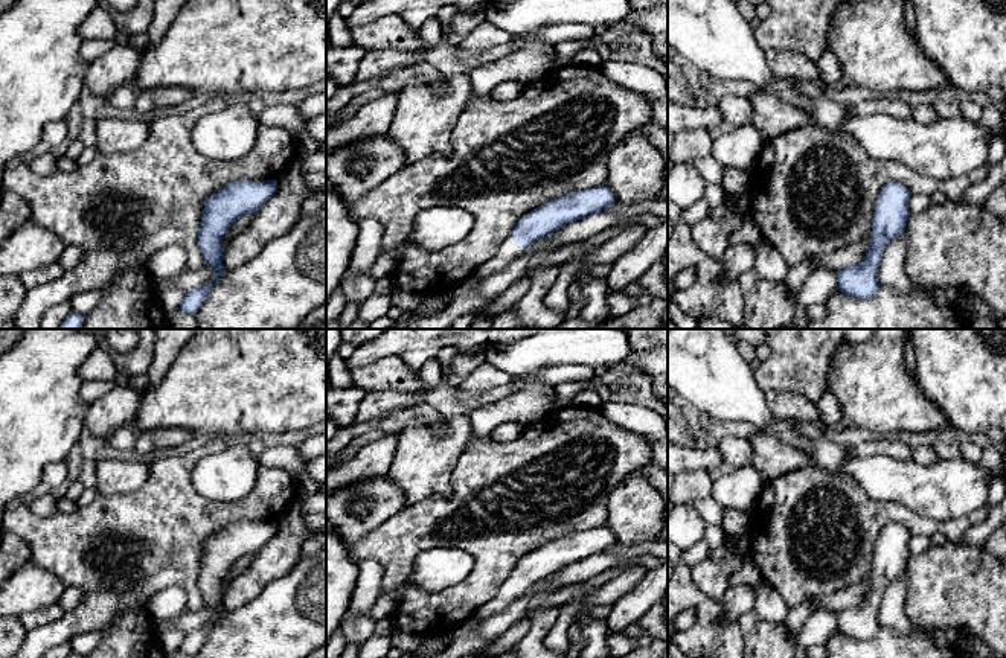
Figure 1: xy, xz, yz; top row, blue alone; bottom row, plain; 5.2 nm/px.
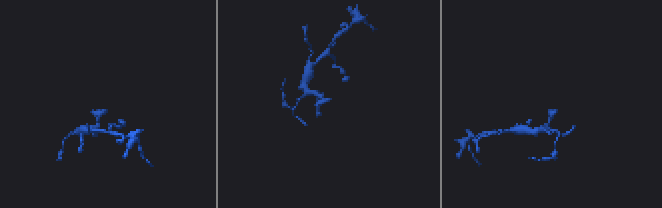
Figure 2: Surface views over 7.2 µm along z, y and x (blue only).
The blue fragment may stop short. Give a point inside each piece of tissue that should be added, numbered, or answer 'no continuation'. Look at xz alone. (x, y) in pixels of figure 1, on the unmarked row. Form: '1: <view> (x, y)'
1: xz (509, 591)

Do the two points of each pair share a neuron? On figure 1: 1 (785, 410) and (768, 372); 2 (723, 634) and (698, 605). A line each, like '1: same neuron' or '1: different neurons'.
1: different neurons
2: same neuron

